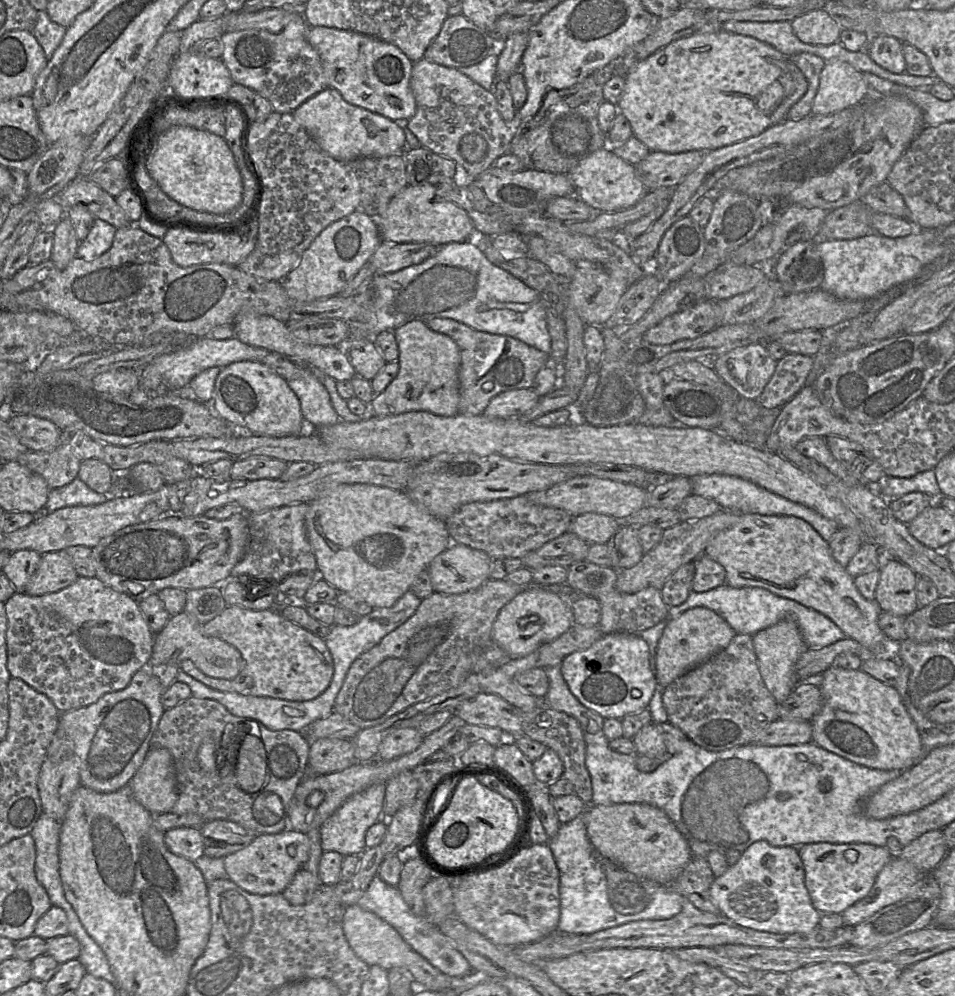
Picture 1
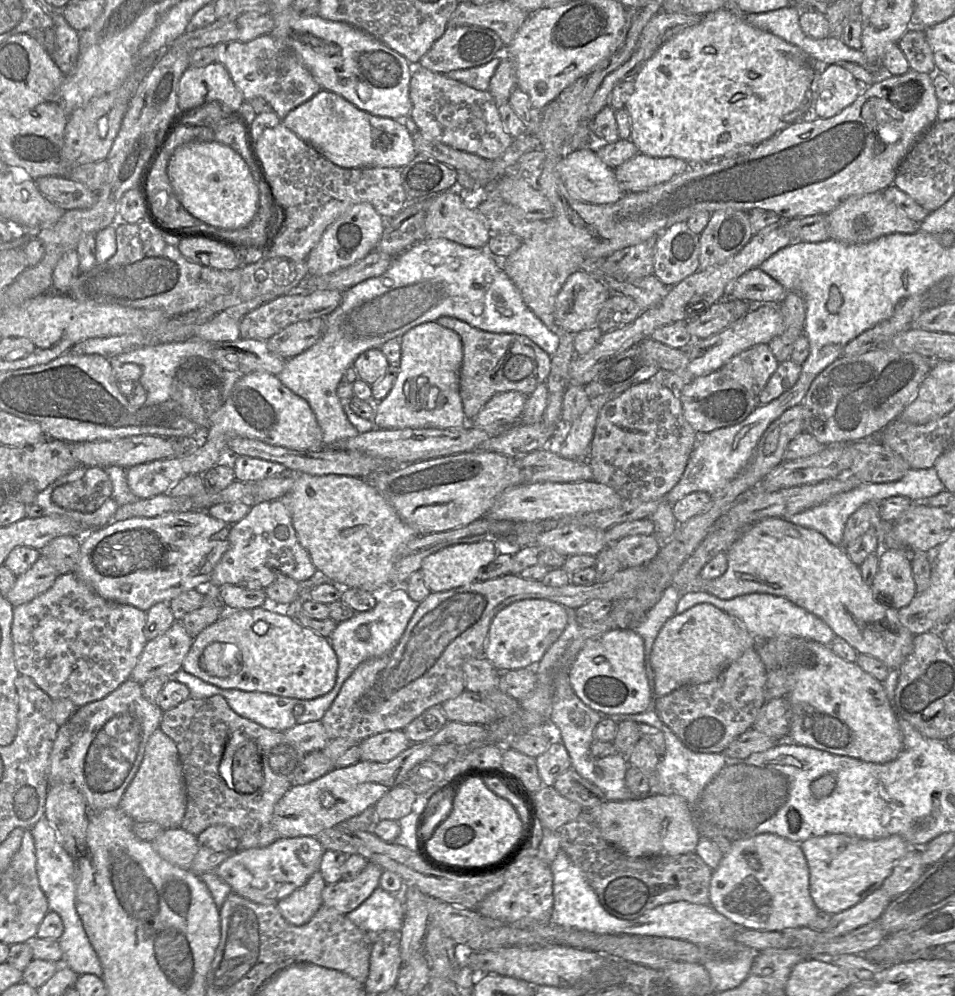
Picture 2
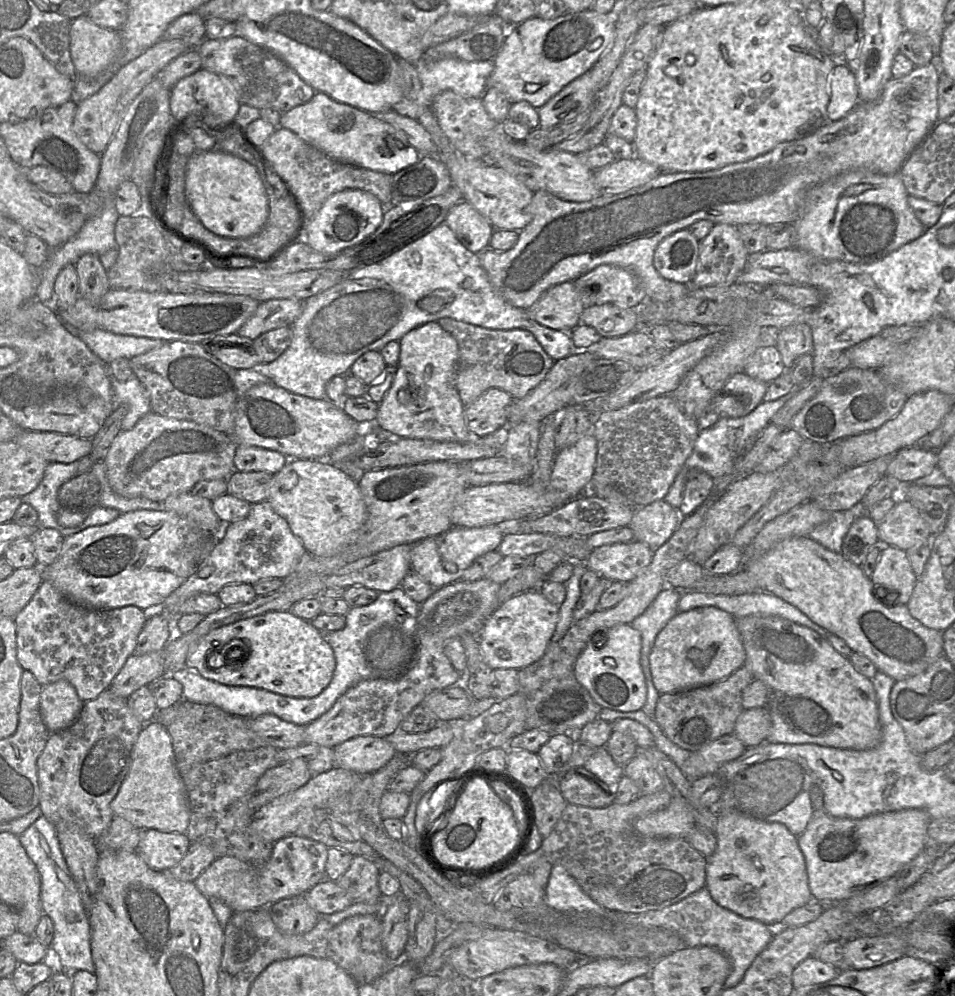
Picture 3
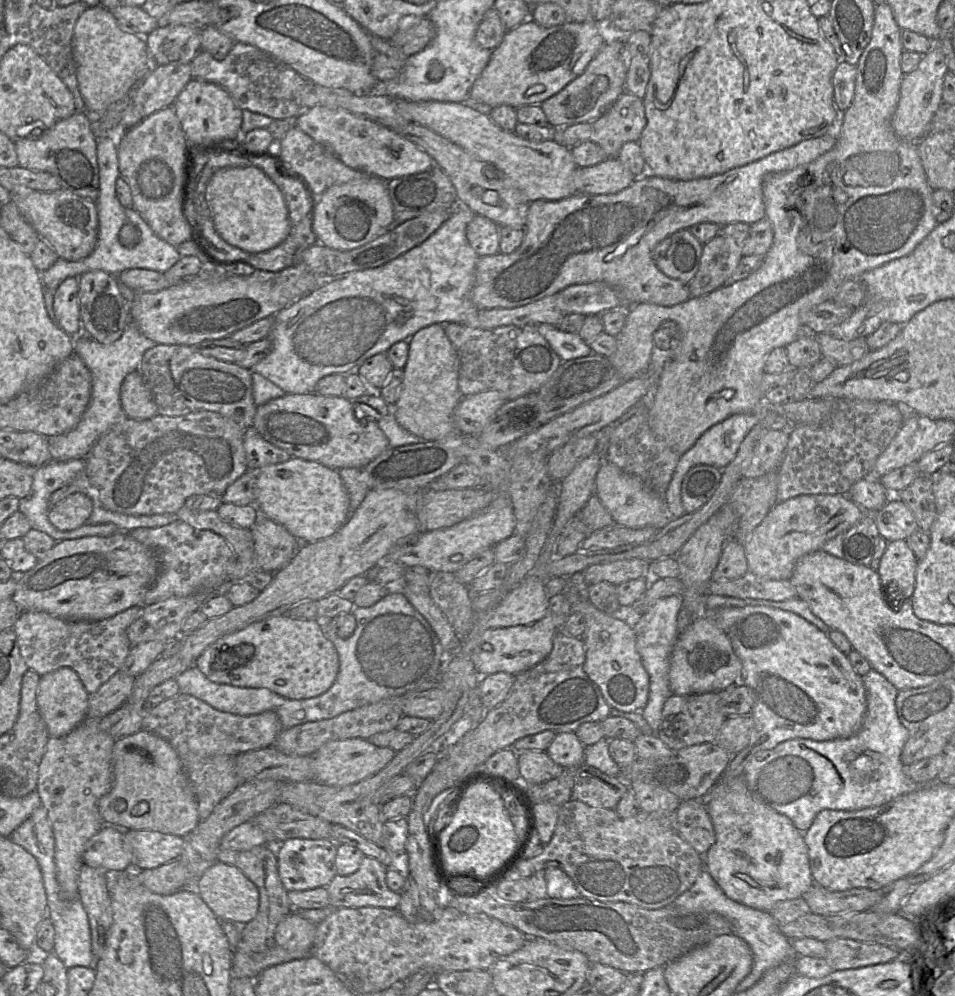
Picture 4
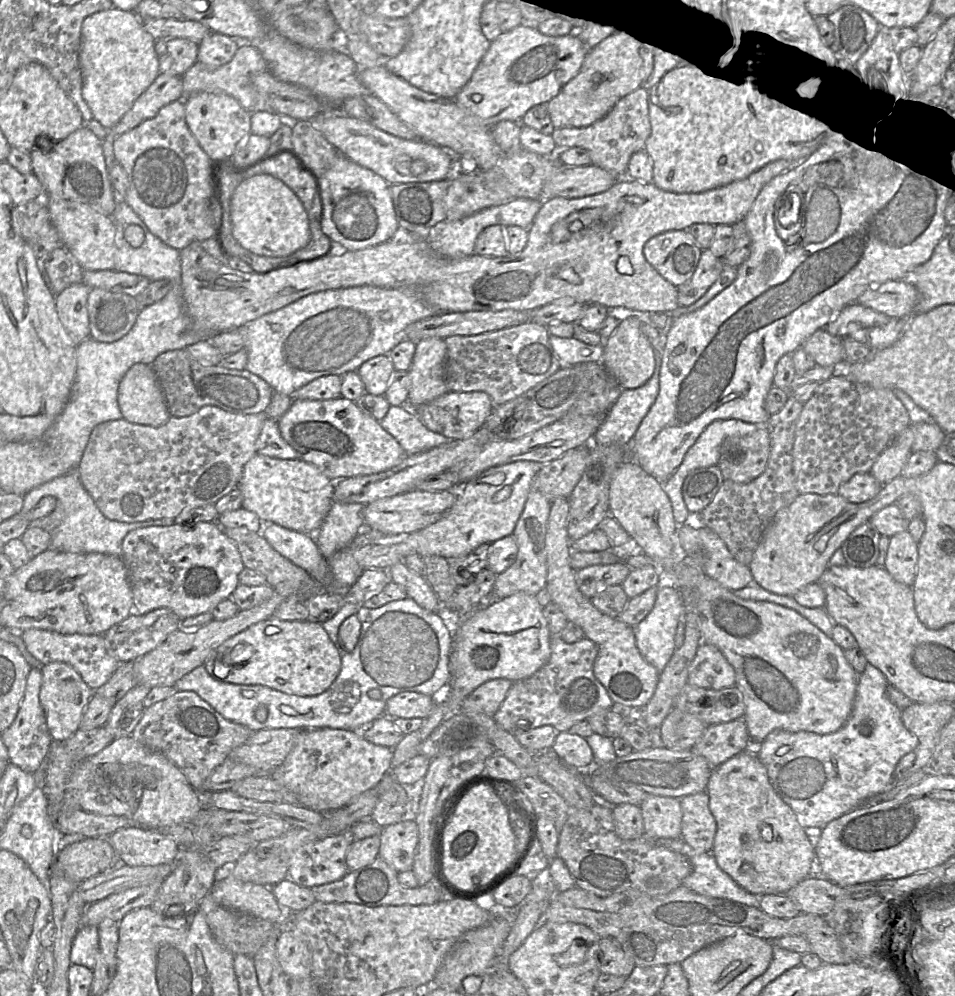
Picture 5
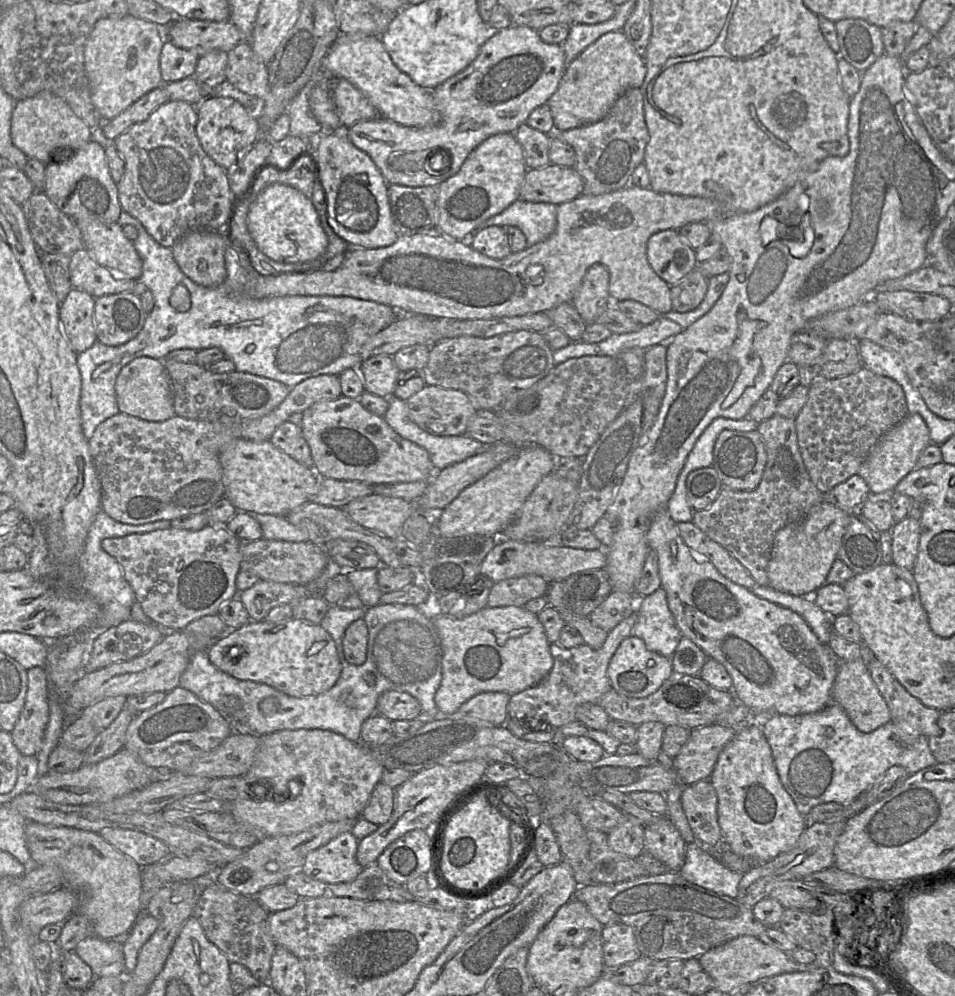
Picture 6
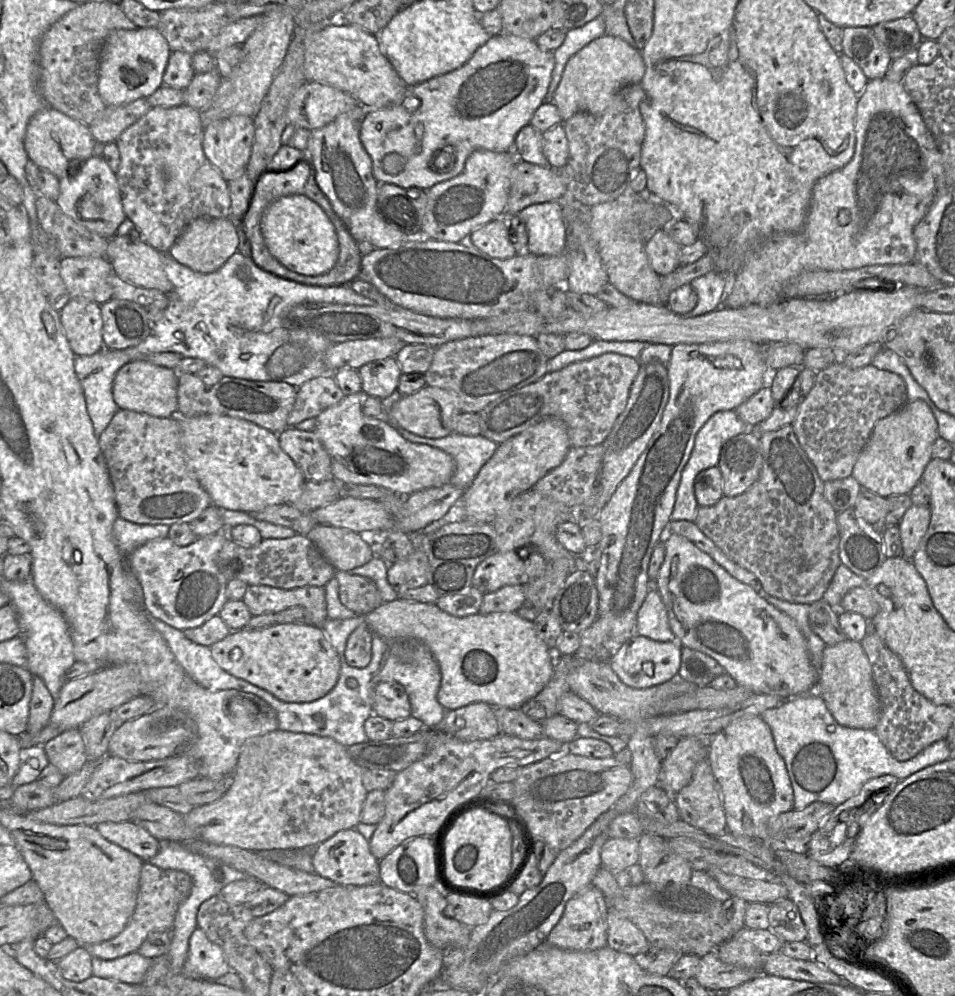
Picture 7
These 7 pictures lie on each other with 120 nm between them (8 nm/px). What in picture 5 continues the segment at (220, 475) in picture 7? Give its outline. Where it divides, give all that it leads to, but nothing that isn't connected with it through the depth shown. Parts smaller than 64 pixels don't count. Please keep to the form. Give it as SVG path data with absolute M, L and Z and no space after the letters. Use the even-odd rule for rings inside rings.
M255 454L244 466L238 486L243 494L242 508L254 512L265 523L274 523L290 530L314 535L332 507L335 482L301 459L277 459Z

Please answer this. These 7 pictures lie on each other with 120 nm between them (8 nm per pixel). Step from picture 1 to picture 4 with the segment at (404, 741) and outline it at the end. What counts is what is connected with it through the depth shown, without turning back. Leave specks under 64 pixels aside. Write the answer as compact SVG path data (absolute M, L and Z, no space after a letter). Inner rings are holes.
M368 739L329 741L310 755L313 759L313 780L333 787L351 785L381 771L392 761L395 754L396 752L391 748L378 747Z

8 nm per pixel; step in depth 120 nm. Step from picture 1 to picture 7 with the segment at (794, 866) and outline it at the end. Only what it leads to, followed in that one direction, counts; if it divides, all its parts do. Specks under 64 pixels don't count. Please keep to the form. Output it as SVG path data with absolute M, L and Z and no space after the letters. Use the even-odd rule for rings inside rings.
M761 716L742 717L707 740L713 775L722 796L727 831L734 836L768 840L768 821L793 808L792 785L777 752L770 727Z

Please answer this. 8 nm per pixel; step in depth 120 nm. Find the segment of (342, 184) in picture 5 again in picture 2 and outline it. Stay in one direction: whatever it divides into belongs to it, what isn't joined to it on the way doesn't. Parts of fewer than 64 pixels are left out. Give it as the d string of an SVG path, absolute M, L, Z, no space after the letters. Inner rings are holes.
M358 203L348 209L339 219L327 226L318 244L305 259L308 275L325 275L364 258L378 245L383 234L382 216L367 203Z

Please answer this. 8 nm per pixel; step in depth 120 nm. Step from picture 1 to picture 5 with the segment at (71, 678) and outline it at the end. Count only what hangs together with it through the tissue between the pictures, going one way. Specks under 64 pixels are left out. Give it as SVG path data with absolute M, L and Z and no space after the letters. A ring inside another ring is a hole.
M30 628L21 632L21 637L29 653L39 660L42 666L51 662L64 662L71 665L93 692L104 685L120 665L107 653L104 636L101 634L64 635L54 631Z

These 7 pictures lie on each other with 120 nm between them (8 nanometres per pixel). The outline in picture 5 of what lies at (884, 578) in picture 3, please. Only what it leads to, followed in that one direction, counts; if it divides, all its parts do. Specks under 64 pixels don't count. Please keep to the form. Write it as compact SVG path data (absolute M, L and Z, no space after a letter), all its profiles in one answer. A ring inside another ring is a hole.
M908 530L890 537L884 568L899 583L913 586L918 561L918 543Z

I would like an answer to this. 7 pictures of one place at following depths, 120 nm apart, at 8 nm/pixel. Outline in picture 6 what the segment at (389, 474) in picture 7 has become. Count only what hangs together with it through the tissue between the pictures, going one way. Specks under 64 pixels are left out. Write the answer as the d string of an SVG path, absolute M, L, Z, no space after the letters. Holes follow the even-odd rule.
M341 396L334 401L318 402L303 413L301 431L314 461L314 470L320 478L361 481L371 485L430 481L435 468L428 452L415 443L402 438L384 420L367 411L359 399Z

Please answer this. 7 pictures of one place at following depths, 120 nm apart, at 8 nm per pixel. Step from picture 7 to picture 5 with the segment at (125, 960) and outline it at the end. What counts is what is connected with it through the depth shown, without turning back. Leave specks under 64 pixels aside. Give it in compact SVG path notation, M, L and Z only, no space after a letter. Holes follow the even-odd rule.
M82 924L71 945L71 964L82 965L93 970L98 950L99 937L97 927Z

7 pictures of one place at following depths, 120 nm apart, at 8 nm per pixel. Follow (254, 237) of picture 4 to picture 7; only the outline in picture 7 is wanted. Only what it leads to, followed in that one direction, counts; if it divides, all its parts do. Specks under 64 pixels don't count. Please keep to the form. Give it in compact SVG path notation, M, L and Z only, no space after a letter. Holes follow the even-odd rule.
M304 194L284 196L272 202L262 217L261 232L271 255L296 273L320 275L329 271L338 259L339 245L333 224L322 208Z

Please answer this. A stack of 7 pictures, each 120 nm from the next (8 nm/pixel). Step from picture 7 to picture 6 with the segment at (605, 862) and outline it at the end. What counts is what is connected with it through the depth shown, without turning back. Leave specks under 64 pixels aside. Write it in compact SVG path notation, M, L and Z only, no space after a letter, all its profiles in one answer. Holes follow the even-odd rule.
M625 820L608 832L608 843L614 851L636 858L644 852L644 827Z

